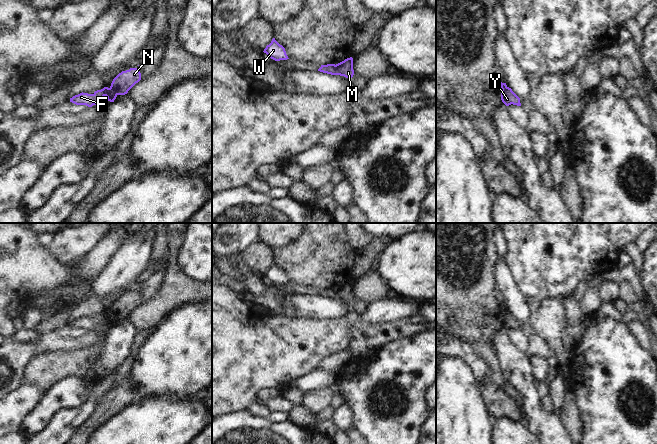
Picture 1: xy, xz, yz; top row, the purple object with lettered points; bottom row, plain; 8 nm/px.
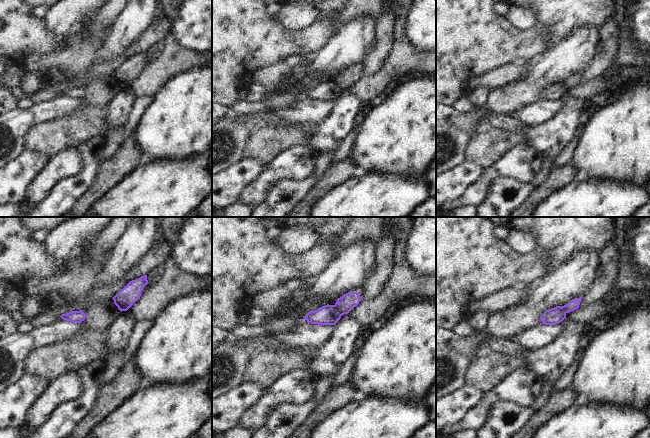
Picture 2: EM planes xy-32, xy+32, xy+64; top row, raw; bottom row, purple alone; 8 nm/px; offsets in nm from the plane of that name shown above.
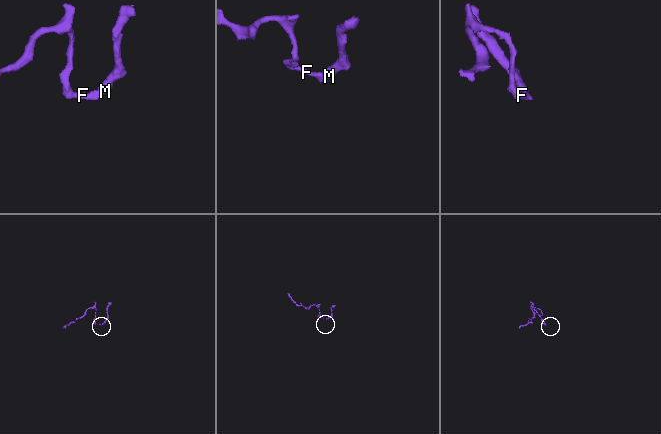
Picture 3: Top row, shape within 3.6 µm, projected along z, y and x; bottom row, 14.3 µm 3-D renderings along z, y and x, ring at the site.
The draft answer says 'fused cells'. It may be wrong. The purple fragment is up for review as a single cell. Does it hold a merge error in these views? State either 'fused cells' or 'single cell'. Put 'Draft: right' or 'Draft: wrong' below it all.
fused cells
Draft: right

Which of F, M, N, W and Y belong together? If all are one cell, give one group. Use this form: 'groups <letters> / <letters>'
groups F W Y / M N

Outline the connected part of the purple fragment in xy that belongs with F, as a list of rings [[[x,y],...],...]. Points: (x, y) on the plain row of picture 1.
[[[104,311],[101,314],[95,315],[93,318],[82,316],[78,319],[75,319],[70,322],[70,326],[76,329],[86,329],[88,331],[92,331],[93,329],[100,329],[104,320],[106,320],[107,324],[110,326],[114,326],[117,321],[111,312]]]

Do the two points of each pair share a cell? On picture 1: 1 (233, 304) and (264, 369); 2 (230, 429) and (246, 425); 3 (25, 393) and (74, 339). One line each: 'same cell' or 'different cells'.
1: same cell
2: same cell
3: different cells

